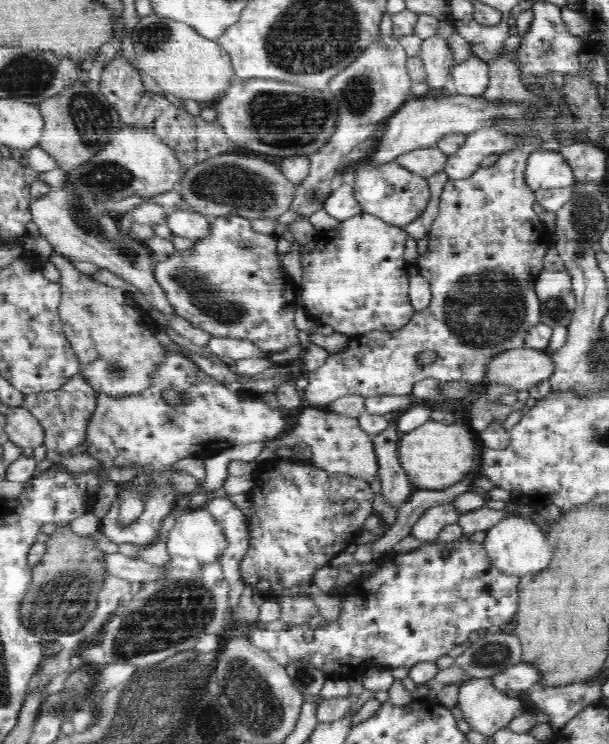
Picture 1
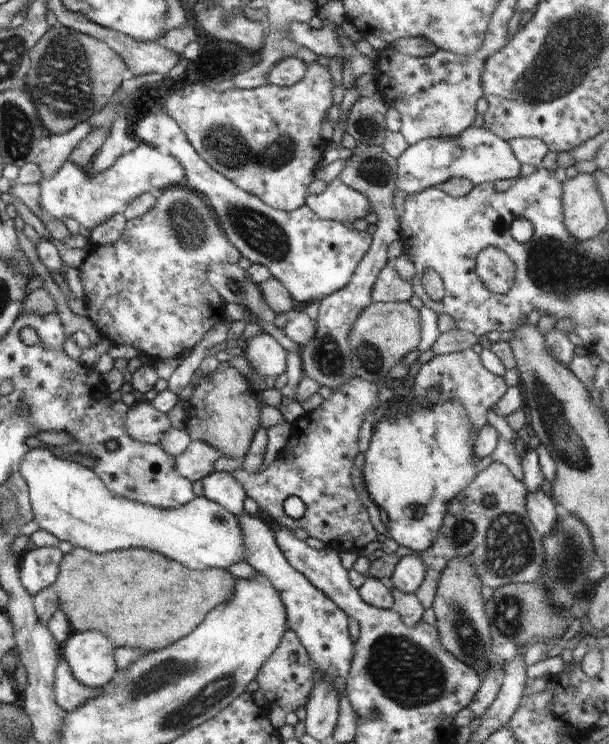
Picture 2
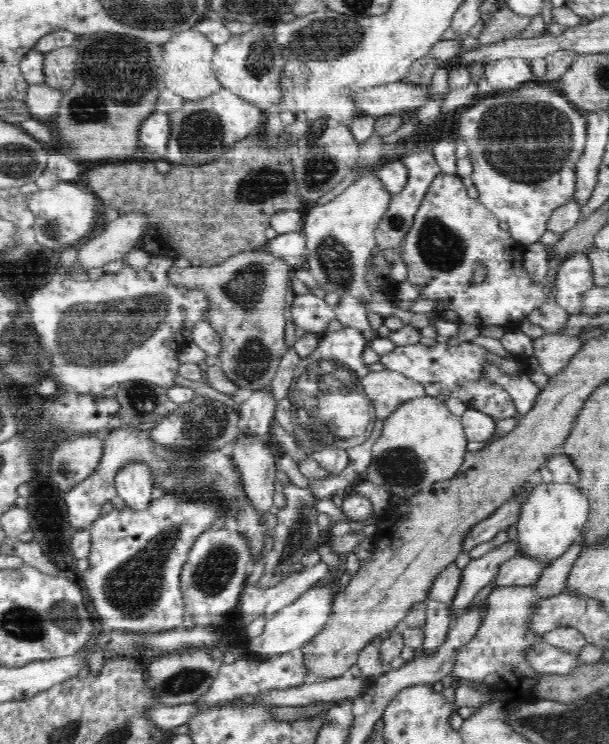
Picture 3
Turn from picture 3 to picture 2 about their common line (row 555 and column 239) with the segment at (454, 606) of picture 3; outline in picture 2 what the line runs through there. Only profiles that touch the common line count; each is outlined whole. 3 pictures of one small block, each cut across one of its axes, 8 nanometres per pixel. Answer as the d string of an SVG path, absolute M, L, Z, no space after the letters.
M213 471L202 479L202 492L204 497L223 506L234 516L240 516L243 512L243 502L246 500L246 492L238 480L234 480L231 472Z

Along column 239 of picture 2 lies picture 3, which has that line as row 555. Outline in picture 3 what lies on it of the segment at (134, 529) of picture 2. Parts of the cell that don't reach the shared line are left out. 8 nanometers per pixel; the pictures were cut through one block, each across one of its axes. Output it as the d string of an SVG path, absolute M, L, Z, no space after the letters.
M538 482L538 486L520 510L517 522L519 553L548 563L560 558L583 534L584 525L589 517L589 506L588 499L576 486Z

